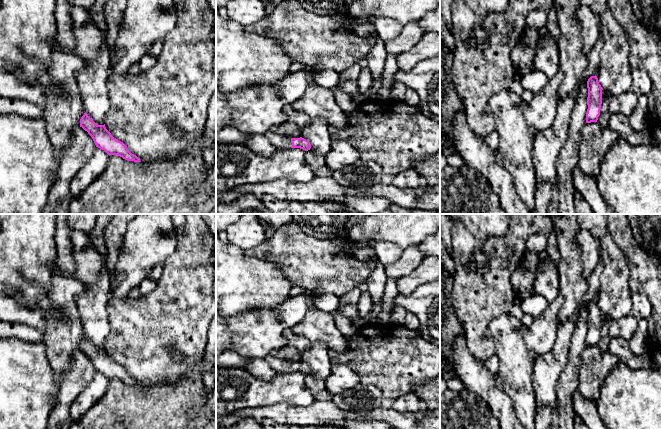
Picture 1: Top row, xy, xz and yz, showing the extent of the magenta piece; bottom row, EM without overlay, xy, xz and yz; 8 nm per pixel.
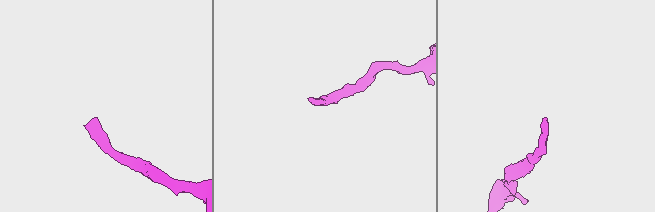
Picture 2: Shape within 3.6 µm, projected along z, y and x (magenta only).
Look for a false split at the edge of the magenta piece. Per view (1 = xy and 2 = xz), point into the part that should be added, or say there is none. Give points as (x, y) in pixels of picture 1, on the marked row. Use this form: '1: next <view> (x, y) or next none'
1: next none
2: next xz (282, 142)

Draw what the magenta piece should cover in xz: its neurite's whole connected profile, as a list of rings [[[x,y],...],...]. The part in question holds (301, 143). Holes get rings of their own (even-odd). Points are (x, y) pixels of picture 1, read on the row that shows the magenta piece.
[[[269,133],[269,141],[279,149],[300,148],[305,151],[310,150],[311,144],[308,140],[300,138],[290,138],[281,134]]]

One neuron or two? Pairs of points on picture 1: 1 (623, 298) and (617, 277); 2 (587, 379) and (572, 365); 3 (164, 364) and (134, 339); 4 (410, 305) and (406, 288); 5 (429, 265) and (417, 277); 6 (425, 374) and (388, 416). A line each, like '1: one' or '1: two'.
1: one
2: two
3: one
4: two
5: one
6: two

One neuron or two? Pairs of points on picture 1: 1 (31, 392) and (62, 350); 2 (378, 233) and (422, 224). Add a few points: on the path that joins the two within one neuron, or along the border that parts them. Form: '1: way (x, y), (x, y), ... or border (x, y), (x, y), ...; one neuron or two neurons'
1: border (43, 343), (45, 356), (58, 386); two neurons
2: way (389, 224), (411, 224); one neuron

